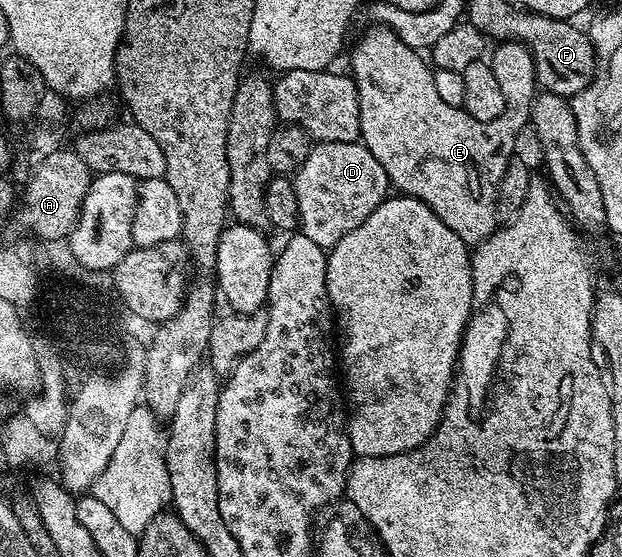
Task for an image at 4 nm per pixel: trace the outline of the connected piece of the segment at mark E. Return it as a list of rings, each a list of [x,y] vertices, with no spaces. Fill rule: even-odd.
[[[375,26],[356,44],[352,52],[350,75],[358,90],[360,107],[360,140],[365,148],[378,158],[382,170],[386,170],[388,183],[397,193],[421,200],[465,245],[475,246],[496,231],[498,227],[498,197],[502,192],[504,175],[513,159],[512,151],[521,132],[516,124],[527,125],[530,109],[538,92],[536,64],[524,64],[524,76],[520,76],[520,116],[512,112],[508,120],[500,117],[493,121],[478,121],[464,108],[455,108],[442,102],[438,89],[434,87],[435,71],[419,51],[393,34],[390,28]]]

